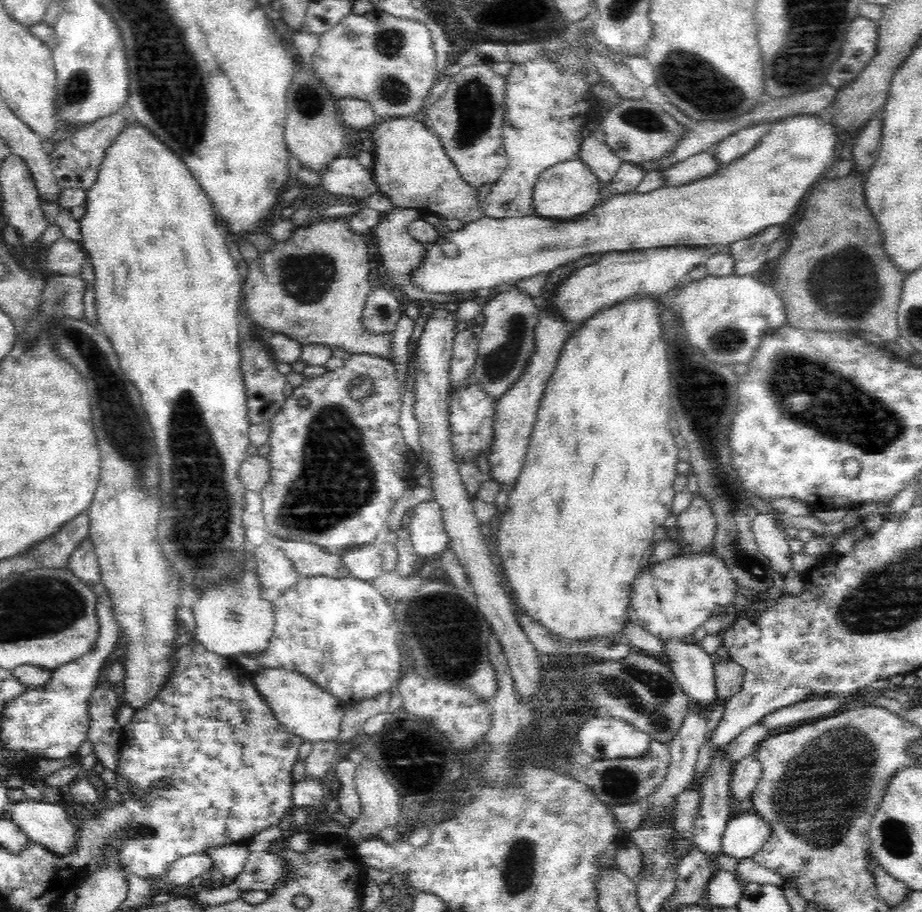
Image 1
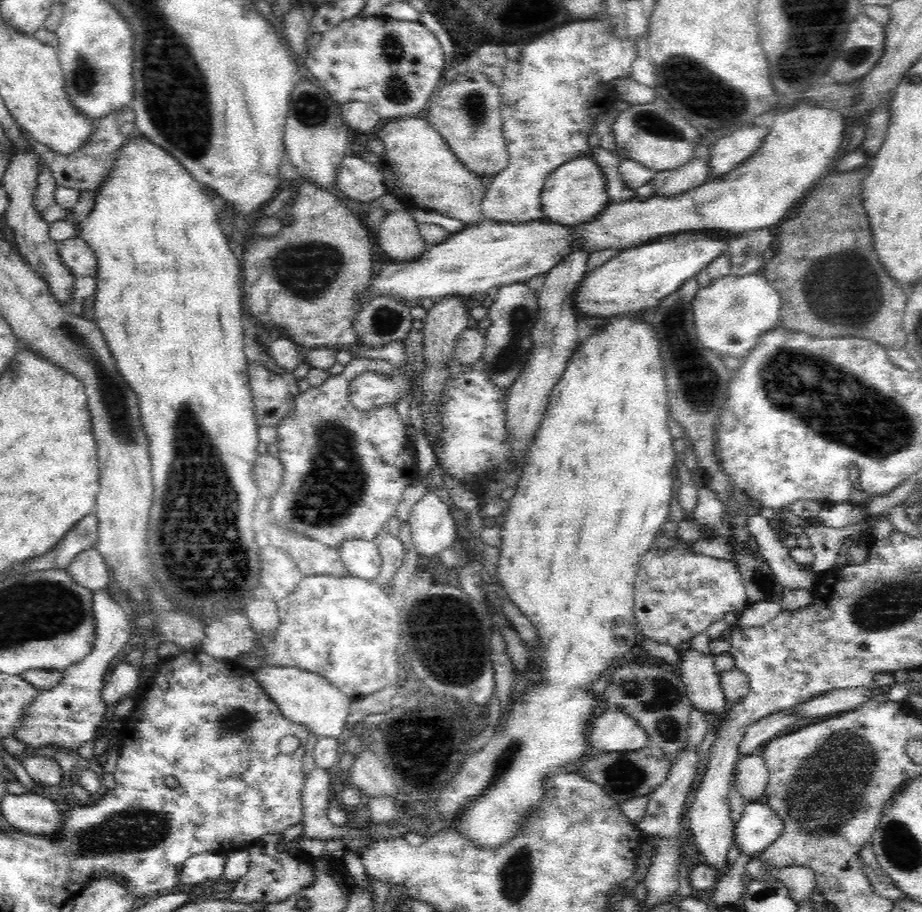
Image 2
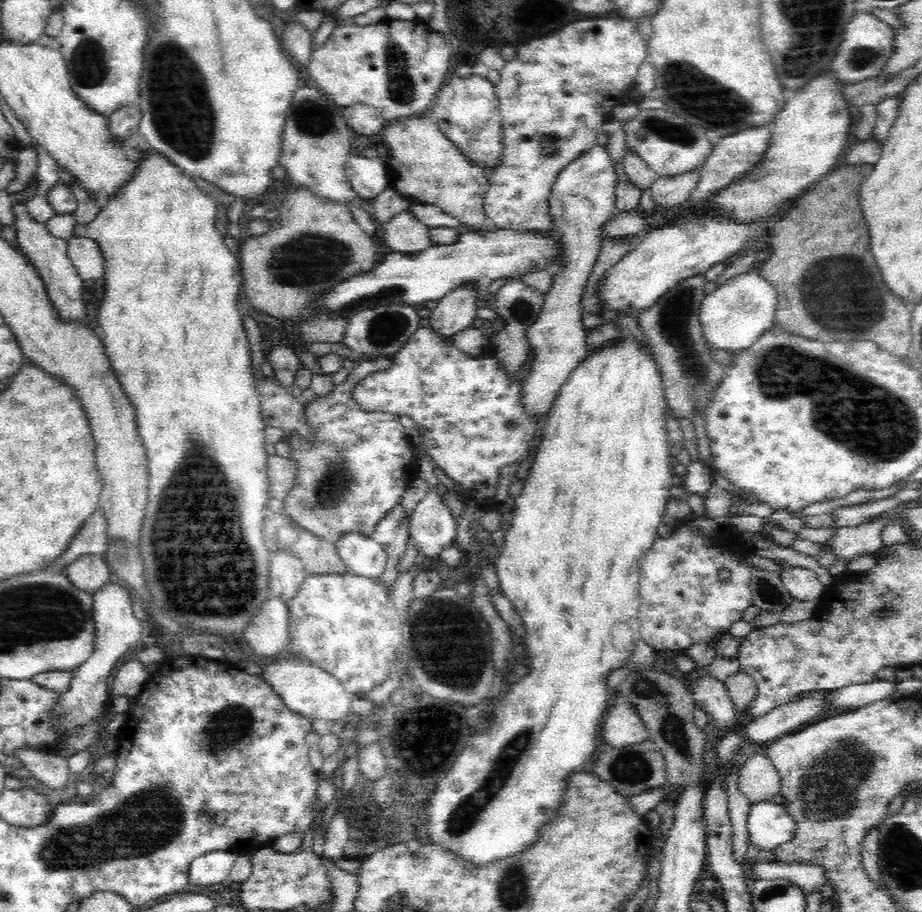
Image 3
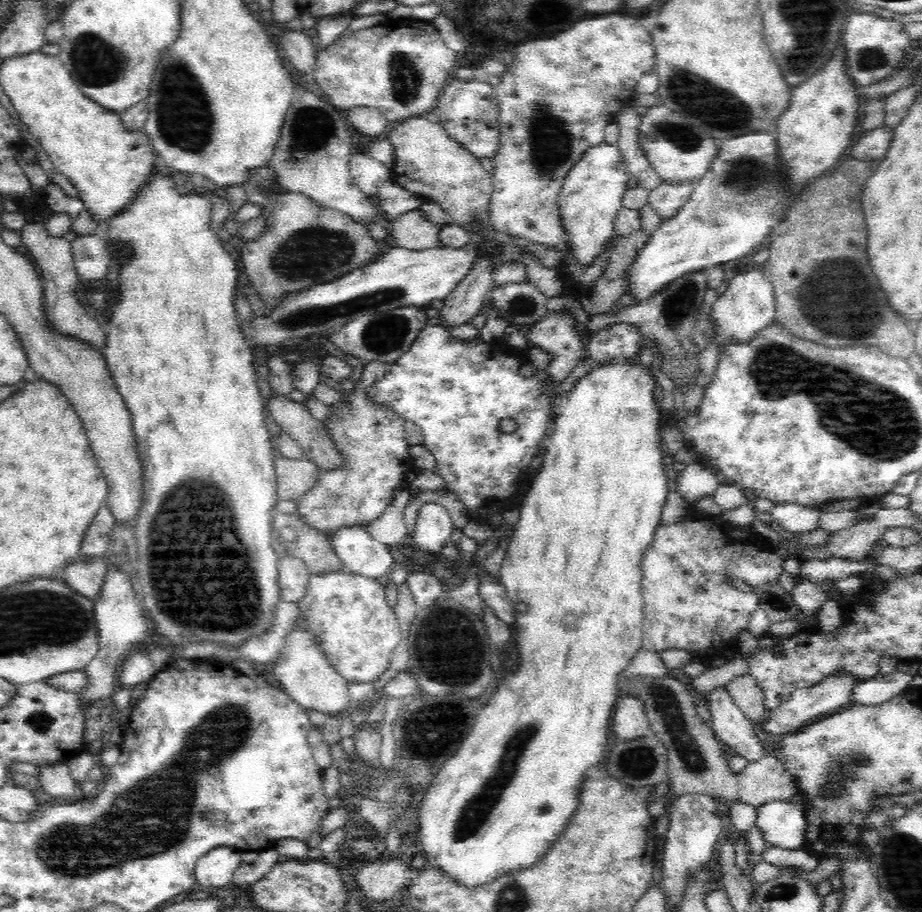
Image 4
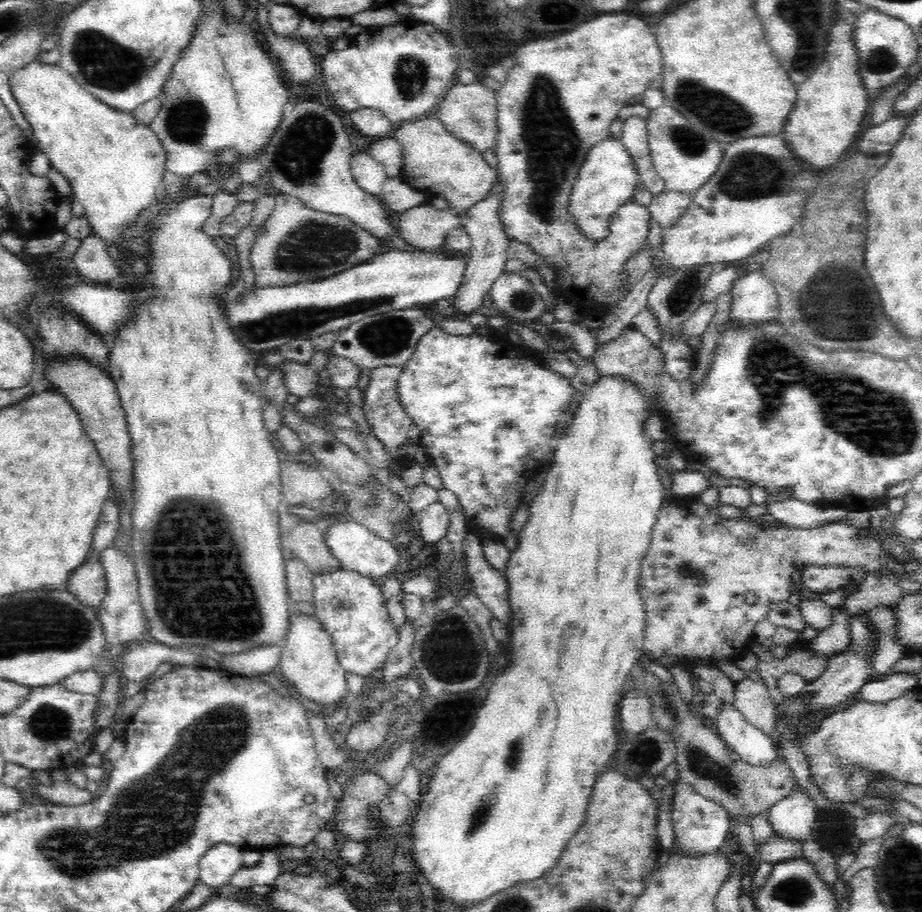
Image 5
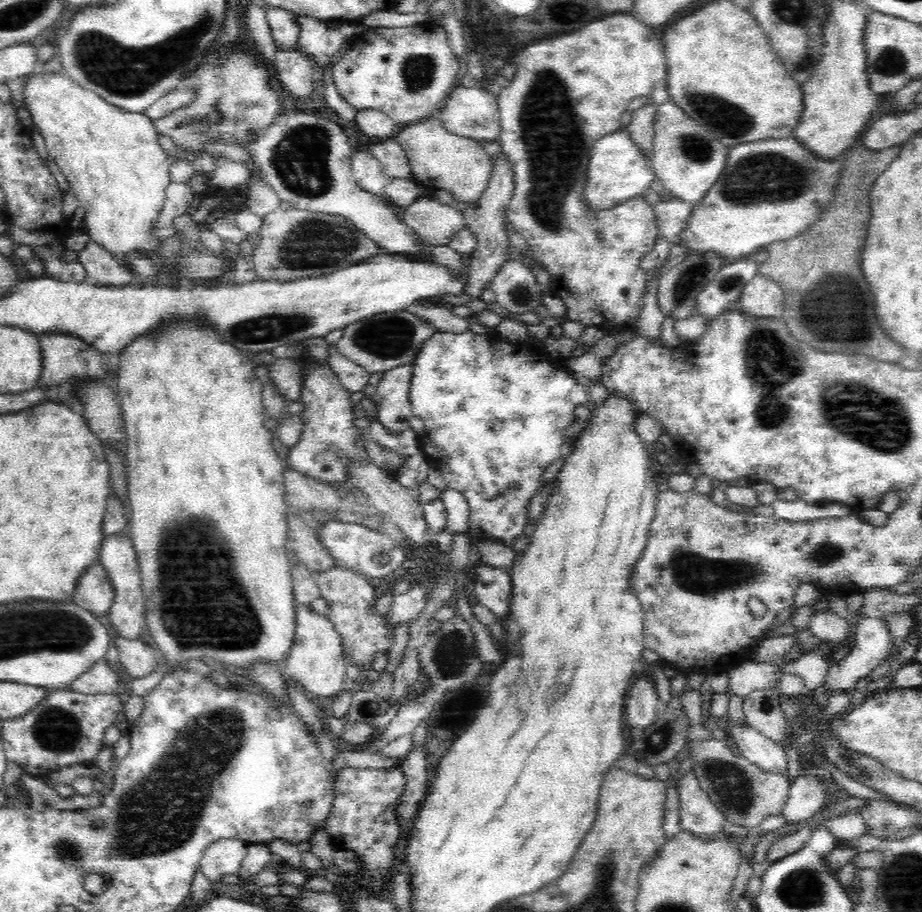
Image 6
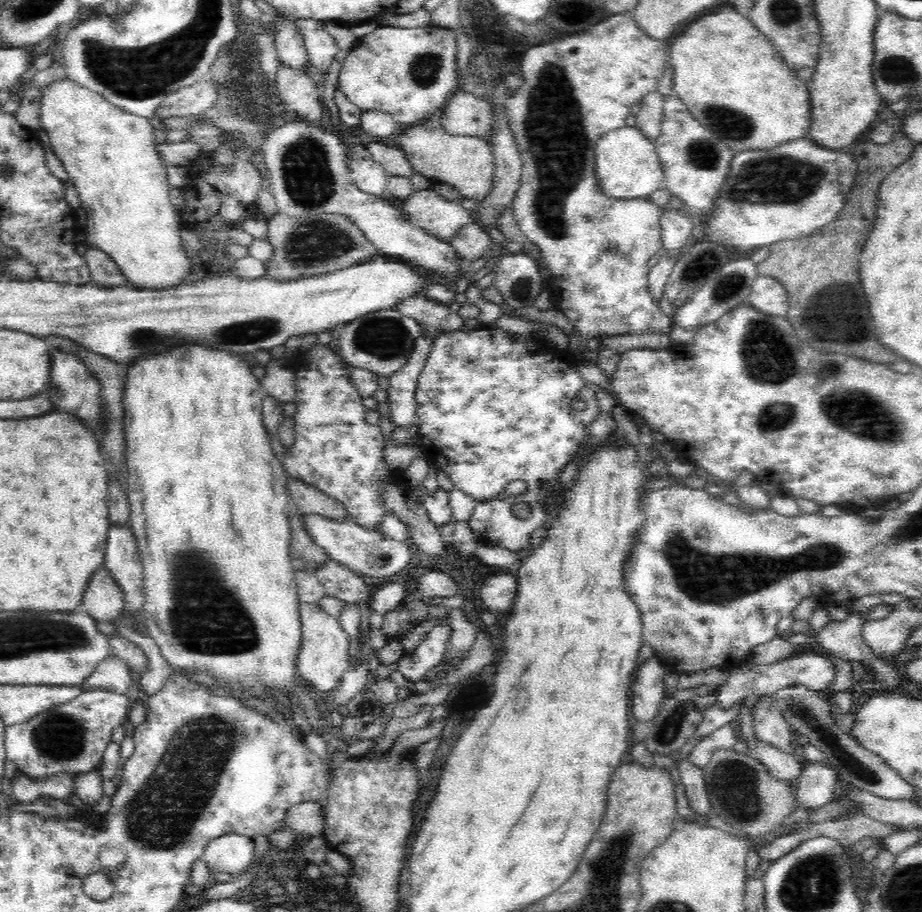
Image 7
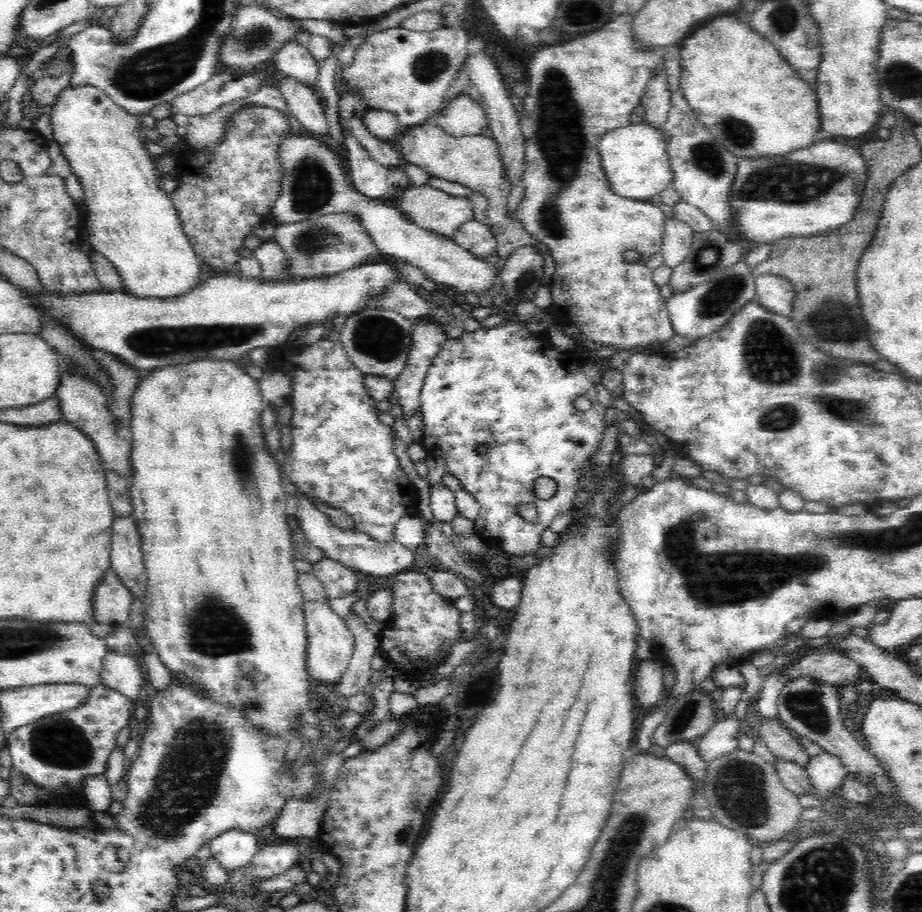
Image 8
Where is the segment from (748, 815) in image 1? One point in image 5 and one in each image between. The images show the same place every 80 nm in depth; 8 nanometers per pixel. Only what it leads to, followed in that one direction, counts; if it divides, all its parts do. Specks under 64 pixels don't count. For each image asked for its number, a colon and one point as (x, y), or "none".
2: (759, 826)
3: (770, 826)
4: (782, 821)
5: (793, 817)

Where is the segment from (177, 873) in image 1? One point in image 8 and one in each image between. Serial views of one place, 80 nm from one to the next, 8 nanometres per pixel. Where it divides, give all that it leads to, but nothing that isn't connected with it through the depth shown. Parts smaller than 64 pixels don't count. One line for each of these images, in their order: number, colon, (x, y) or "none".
2: (209, 865)
3: (214, 867)
4: (216, 868)
5: (219, 863)
6: (223, 857)
7: (231, 853)
8: (234, 848)

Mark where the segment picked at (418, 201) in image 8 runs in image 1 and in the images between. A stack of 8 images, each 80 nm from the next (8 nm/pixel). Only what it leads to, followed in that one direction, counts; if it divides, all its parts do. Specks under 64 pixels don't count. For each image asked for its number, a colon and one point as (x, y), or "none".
1: (401, 253)
2: (399, 237)
3: (404, 233)
4: (412, 230)
5: (424, 226)
6: (435, 223)
7: (427, 209)

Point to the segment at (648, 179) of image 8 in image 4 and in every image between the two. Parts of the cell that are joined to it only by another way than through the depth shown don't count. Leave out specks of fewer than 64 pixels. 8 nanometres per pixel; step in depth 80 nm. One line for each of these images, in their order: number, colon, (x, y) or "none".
4: (591, 197)
5: (608, 178)
6: (618, 170)
7: (627, 165)

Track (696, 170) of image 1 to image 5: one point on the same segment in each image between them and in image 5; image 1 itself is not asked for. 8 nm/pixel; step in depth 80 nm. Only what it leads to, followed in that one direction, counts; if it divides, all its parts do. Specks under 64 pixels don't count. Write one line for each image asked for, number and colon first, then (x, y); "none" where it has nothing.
2: (669, 183)
3: (668, 191)
4: (667, 199)
5: (666, 207)

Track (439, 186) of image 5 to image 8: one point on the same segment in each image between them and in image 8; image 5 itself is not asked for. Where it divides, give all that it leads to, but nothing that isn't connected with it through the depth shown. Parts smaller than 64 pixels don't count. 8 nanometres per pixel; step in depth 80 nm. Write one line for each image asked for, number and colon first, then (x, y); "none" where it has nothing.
6: (460, 165)
7: (467, 163)
8: (474, 161)

